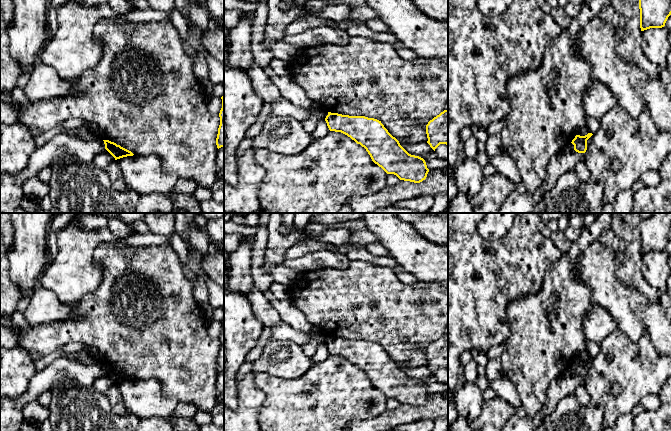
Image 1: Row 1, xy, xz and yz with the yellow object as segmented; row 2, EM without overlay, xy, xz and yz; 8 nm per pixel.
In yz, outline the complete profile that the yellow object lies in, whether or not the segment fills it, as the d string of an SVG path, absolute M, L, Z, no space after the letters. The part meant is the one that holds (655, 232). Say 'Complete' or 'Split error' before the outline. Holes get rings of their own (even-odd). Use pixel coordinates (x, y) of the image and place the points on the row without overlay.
Complete. M654 213L639 223L641 255L662 252L671 239L671 213Z

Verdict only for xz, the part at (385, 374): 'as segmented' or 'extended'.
as segmented

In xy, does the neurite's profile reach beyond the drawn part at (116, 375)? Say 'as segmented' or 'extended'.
as segmented

